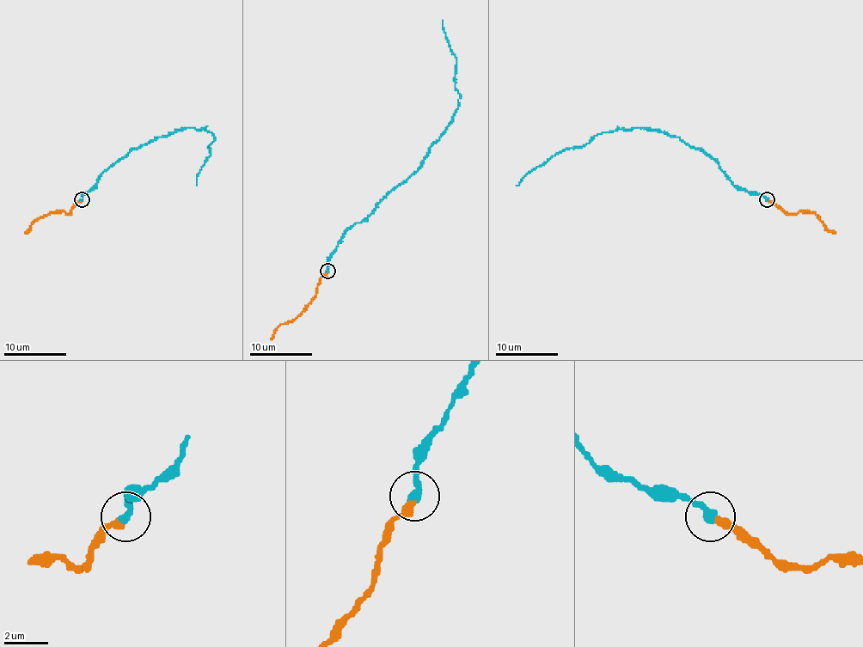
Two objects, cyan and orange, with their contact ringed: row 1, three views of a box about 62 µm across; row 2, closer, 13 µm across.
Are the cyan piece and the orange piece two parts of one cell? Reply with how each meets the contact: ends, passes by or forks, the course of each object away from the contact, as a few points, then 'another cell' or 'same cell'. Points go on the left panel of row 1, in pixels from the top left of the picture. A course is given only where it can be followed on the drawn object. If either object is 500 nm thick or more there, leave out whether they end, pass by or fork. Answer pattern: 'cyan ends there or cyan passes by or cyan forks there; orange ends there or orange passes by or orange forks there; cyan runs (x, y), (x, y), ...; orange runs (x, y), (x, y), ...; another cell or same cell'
cyan ends there; orange ends there; cyan runs (81, 199), (104, 171), (134, 148), (193, 127), (212, 132), (213, 137), (196, 185); orange runs (81, 201), (70, 213), (52, 211), (36, 221), (25, 234); same cell

